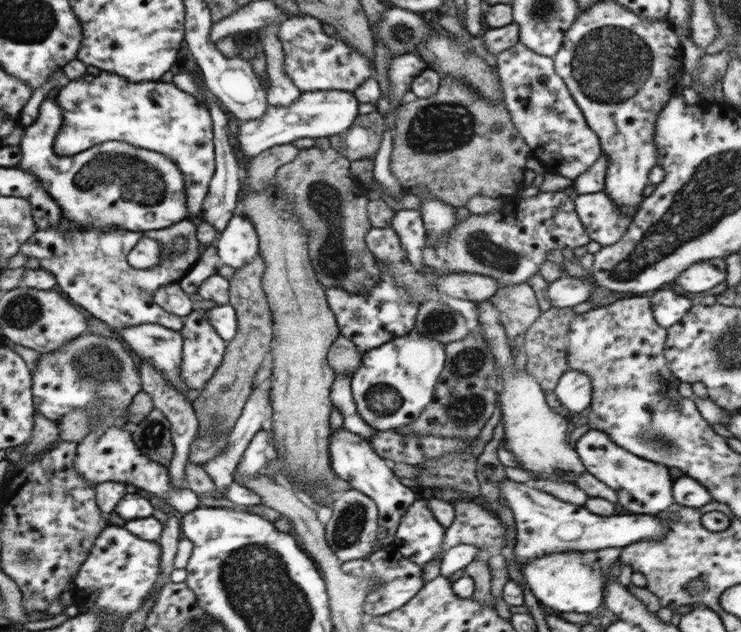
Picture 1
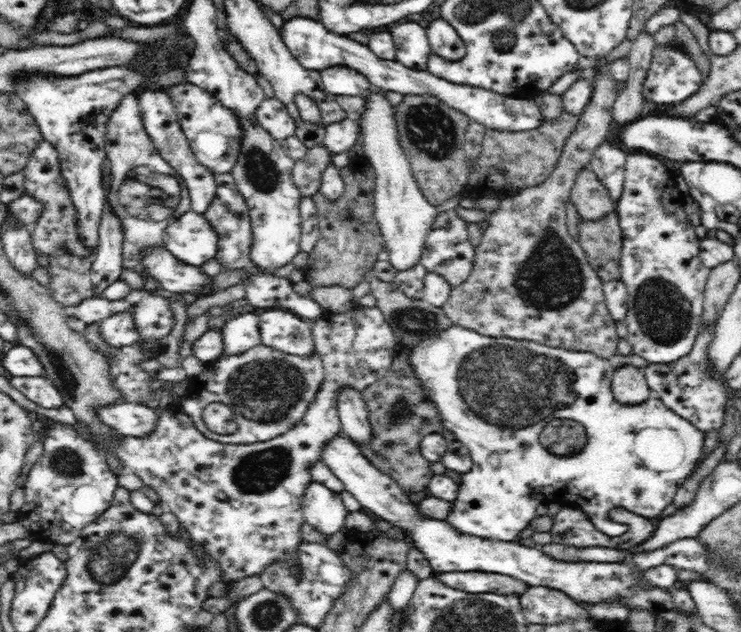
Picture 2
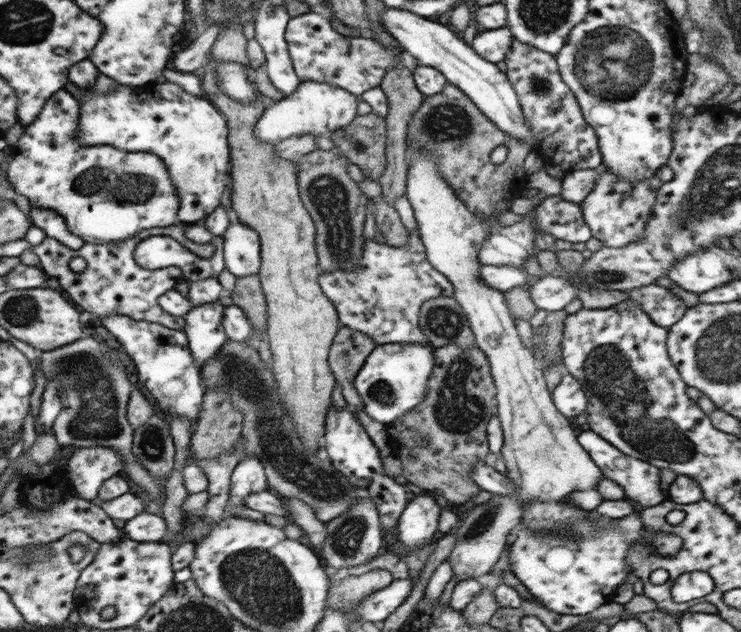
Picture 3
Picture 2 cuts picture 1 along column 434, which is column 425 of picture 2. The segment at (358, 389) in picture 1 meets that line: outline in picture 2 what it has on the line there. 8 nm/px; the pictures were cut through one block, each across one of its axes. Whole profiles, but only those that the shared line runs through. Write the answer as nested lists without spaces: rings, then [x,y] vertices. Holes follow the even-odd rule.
[[[452,325],[439,332],[438,336],[420,340],[410,347],[408,361],[410,361],[410,367],[414,369],[416,377],[420,379],[418,383],[428,391],[430,399],[436,403],[436,409],[440,413],[444,428],[452,432],[456,440],[466,445],[471,454],[472,470],[461,474],[457,498],[453,503],[454,510],[445,519],[446,523],[454,528],[454,531],[460,531],[464,535],[504,542],[518,542],[521,531],[528,527],[535,517],[540,516],[539,508],[542,508],[542,504],[544,504],[550,506],[551,509],[559,509],[561,506],[576,506],[576,508],[584,510],[598,531],[606,535],[620,536],[624,528],[610,519],[609,512],[612,508],[624,508],[628,512],[648,519],[660,516],[664,508],[673,503],[678,488],[697,468],[697,463],[703,460],[705,434],[702,430],[670,410],[660,399],[648,399],[638,407],[620,404],[614,398],[611,389],[614,367],[610,365],[608,359],[603,359],[594,353],[578,352],[573,349],[564,350],[564,348],[548,348],[544,344],[534,344],[530,340],[482,336],[482,333]],[[548,423],[552,424],[554,428],[562,428],[562,448],[558,448],[558,452],[554,452],[554,448],[550,448],[550,444],[541,444],[540,434]]]

